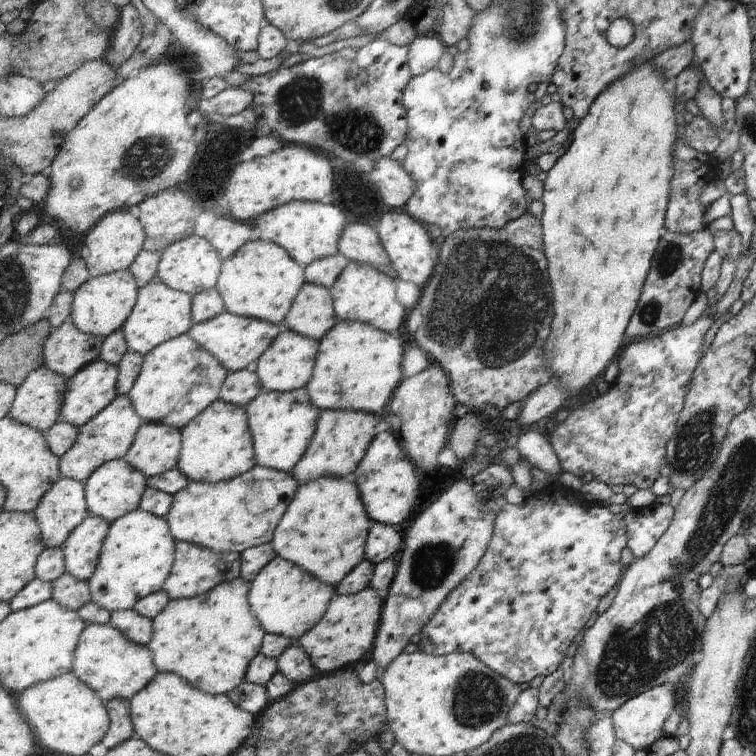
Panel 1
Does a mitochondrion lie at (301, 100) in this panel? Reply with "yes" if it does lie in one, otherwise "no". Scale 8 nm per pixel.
yes

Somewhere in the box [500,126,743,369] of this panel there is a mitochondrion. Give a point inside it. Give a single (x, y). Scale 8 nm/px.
(672, 255)

